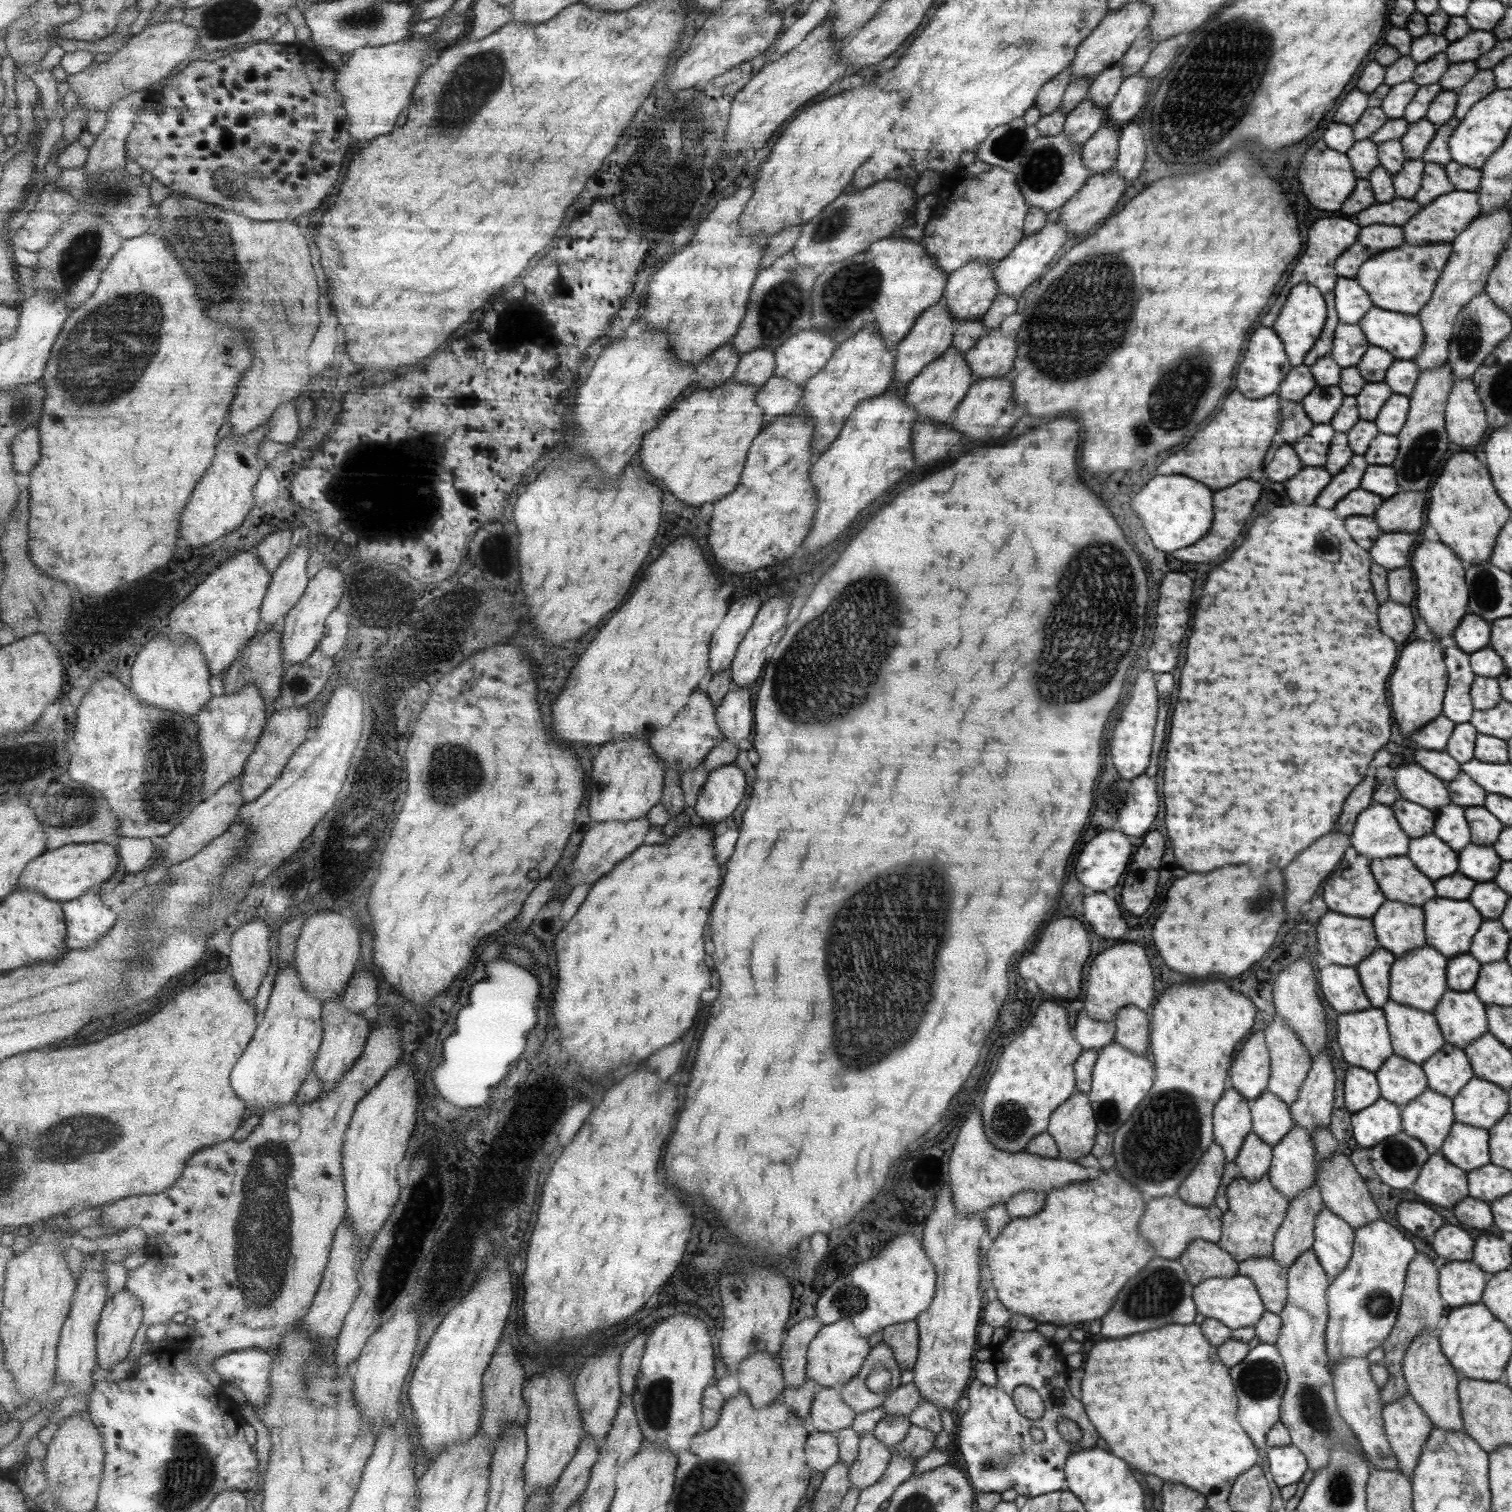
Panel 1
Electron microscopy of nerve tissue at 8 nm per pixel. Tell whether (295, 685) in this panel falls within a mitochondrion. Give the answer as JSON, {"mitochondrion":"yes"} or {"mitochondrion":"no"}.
{"mitochondrion":"yes"}

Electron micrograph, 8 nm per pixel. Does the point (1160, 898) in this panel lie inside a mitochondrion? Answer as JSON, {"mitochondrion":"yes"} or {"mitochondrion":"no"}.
{"mitochondrion":"no"}

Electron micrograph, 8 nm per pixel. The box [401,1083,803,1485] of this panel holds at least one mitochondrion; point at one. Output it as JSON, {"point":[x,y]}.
{"point":[657,1402]}

